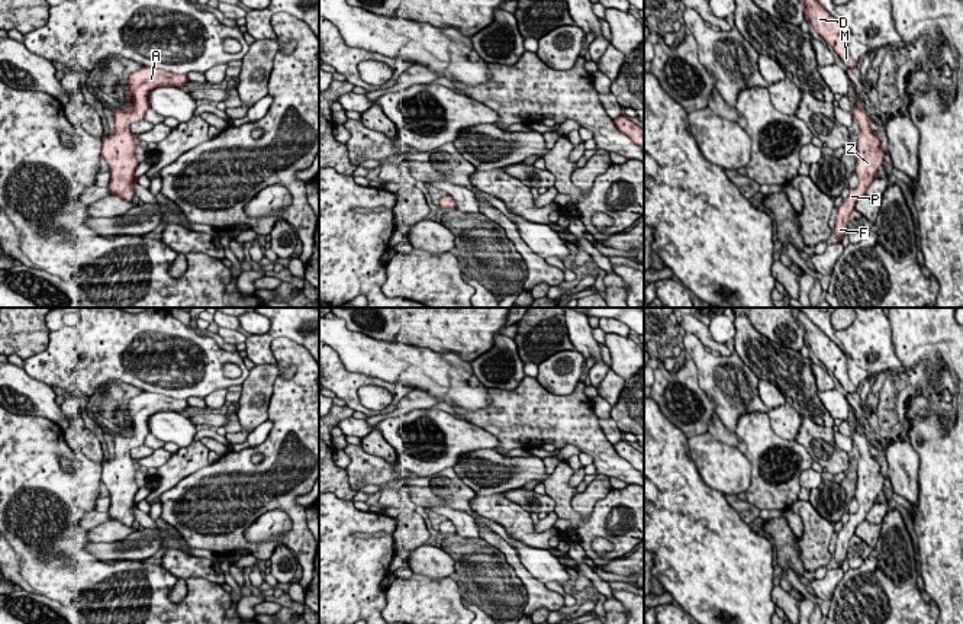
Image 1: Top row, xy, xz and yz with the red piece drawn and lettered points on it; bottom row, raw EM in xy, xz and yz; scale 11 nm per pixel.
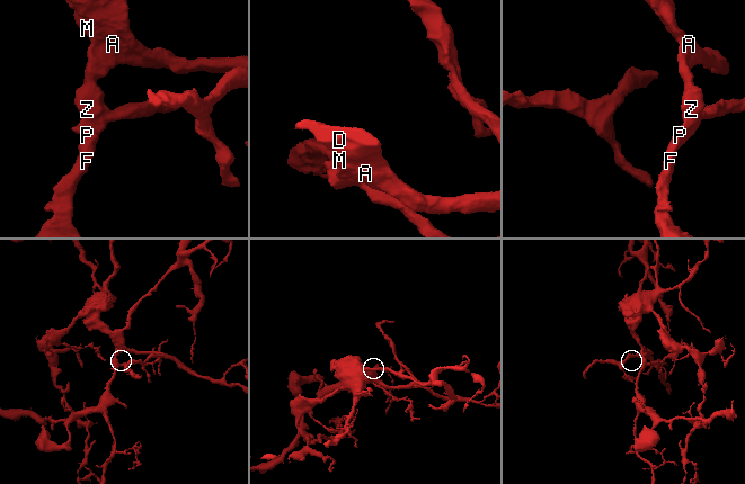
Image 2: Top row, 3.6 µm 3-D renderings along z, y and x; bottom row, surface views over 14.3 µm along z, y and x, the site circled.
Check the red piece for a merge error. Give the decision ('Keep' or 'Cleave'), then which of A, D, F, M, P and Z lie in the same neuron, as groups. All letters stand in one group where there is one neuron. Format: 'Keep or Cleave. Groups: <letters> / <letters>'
Keep. Groups: A D F M P Z

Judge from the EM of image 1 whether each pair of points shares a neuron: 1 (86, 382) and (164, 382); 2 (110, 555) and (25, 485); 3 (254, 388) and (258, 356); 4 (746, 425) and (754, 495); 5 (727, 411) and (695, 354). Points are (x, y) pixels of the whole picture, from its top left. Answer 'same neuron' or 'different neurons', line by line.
1: same neuron
2: different neurons
3: different neurons
4: same neuron
5: same neuron

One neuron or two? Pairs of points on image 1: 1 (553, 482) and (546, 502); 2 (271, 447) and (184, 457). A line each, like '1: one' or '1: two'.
1: two
2: two

